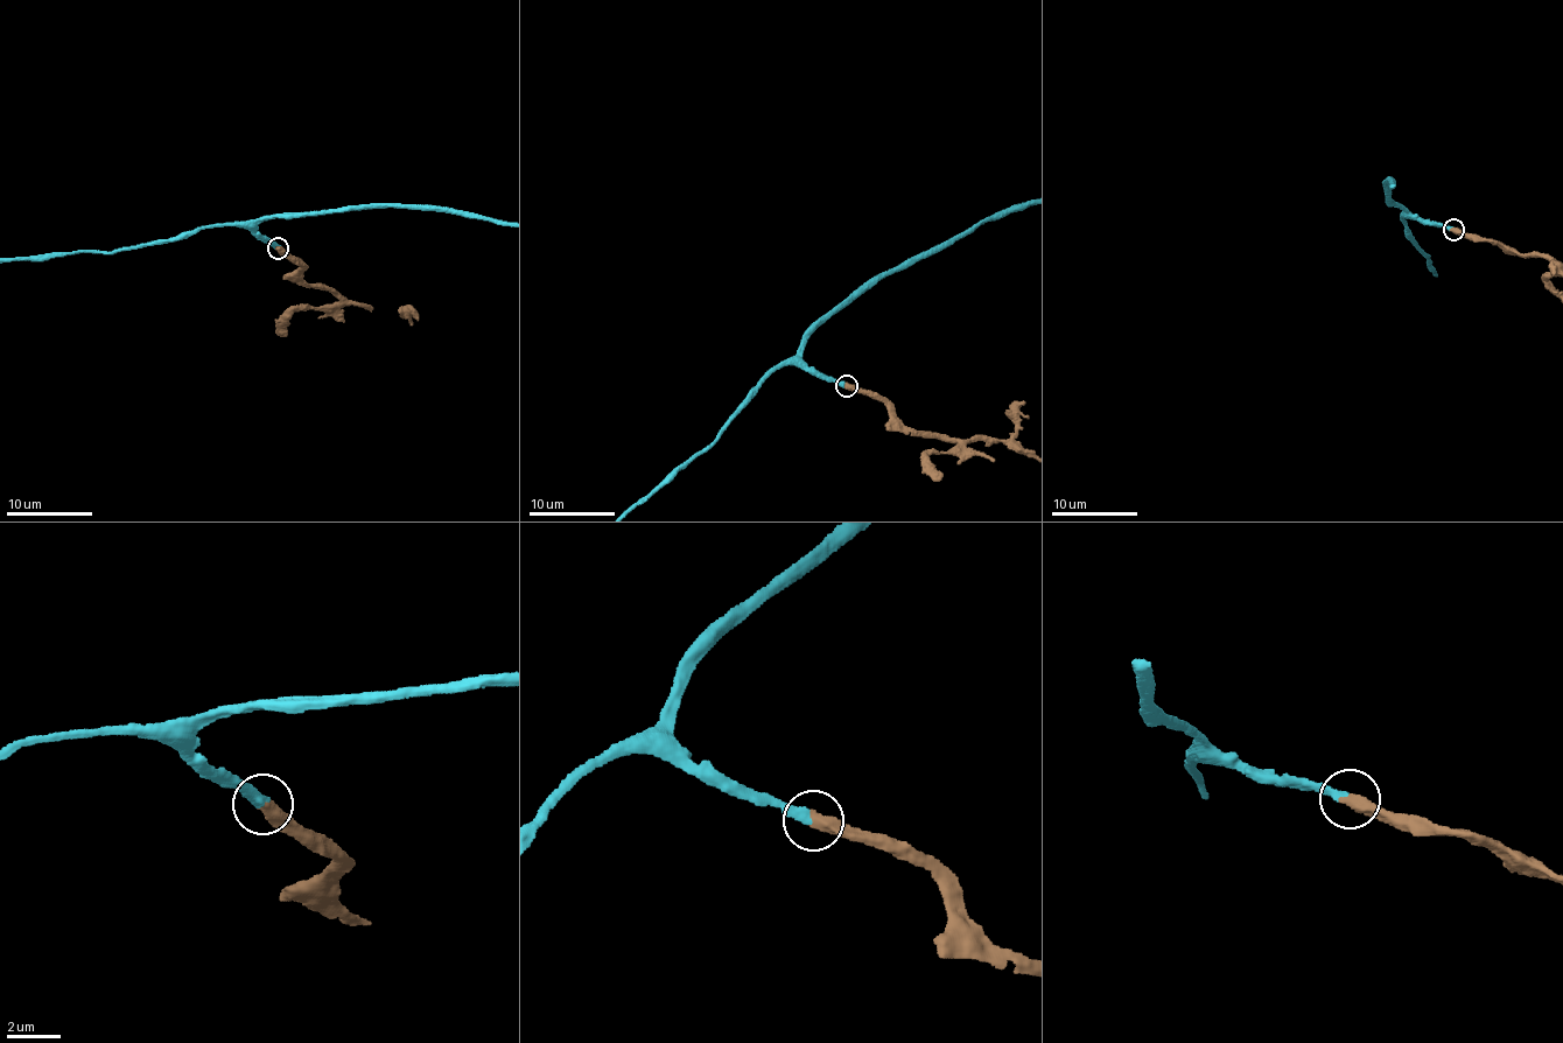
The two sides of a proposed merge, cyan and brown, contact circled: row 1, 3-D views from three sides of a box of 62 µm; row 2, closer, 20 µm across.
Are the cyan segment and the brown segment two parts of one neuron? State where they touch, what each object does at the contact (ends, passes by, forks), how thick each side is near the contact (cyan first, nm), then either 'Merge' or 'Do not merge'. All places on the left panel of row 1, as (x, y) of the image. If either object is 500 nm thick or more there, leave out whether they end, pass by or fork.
Place: (278, 247). Thickness 360 nm (cyan) against 500 nm. Merge

